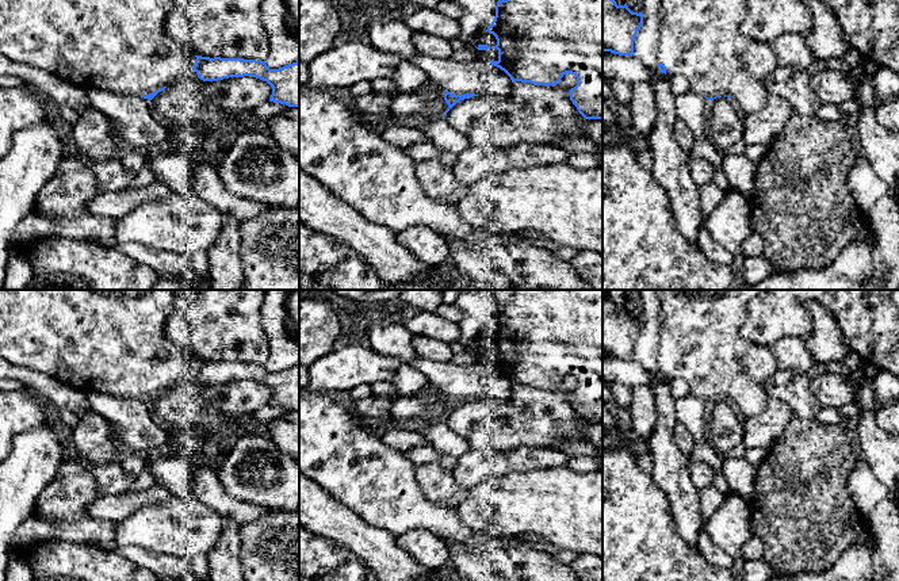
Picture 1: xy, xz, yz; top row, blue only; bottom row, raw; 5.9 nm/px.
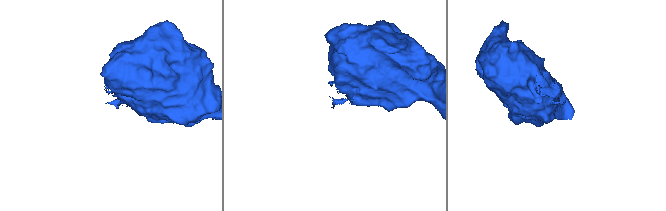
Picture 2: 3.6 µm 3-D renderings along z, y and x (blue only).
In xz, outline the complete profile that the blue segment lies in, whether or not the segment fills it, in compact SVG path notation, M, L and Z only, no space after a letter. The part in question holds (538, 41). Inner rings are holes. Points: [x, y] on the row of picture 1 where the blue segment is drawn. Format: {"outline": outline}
{"outline": "M498 0L496 16L487 27L490 34L497 39L494 49L498 50L498 60L489 61L491 65L504 70L512 83L531 83L533 85L556 85L566 73L577 77L577 85L570 89L570 100L585 119L602 119L602 0Z"}

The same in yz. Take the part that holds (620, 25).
{"outline": "M602 0L602 51L619 56L634 56L634 39L643 24L643 12L632 12L627 3L617 5L615 0Z"}

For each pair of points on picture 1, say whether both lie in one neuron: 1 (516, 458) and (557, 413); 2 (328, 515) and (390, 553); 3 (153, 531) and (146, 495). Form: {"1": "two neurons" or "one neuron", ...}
{"1": "two neurons", "2": "one neuron", "3": "two neurons"}

